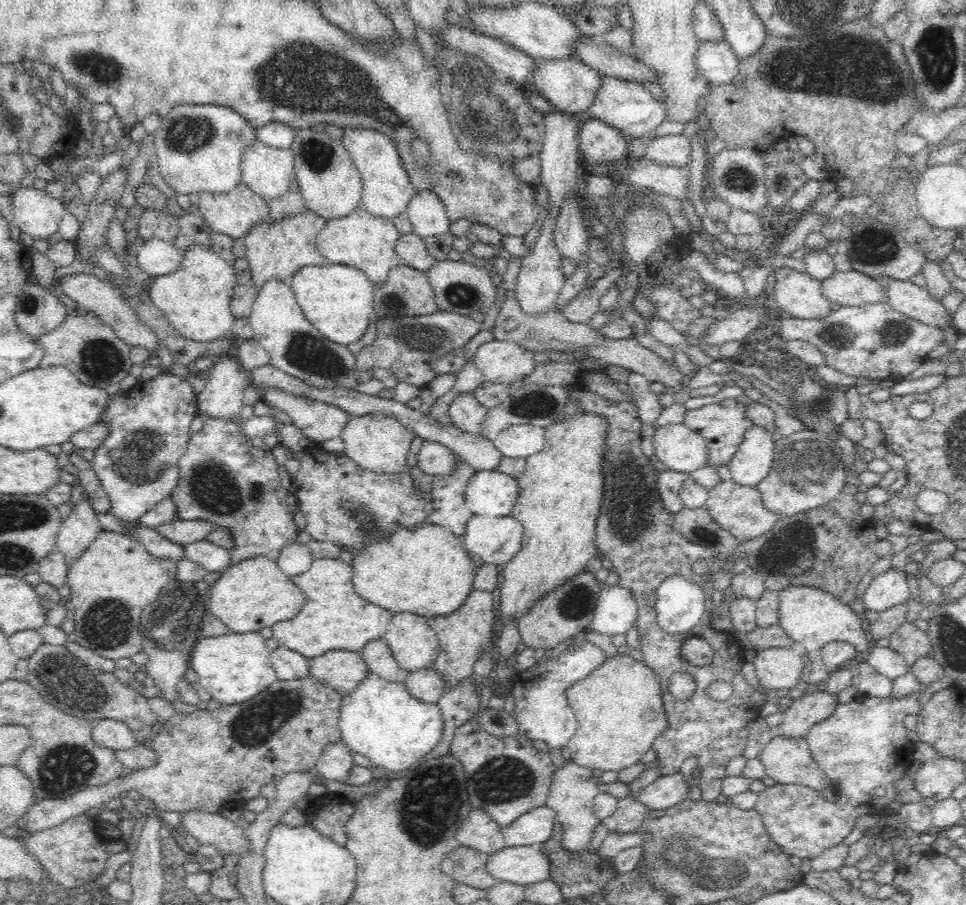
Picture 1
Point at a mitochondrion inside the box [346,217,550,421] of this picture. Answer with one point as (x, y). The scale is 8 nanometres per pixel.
(427, 344)

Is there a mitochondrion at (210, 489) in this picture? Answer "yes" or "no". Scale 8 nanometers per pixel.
yes

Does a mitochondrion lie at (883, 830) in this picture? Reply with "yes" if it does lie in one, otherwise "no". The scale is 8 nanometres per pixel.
no

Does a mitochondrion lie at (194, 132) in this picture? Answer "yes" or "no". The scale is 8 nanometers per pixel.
yes

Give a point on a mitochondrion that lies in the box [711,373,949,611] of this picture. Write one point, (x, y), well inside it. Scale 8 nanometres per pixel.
(793, 468)

